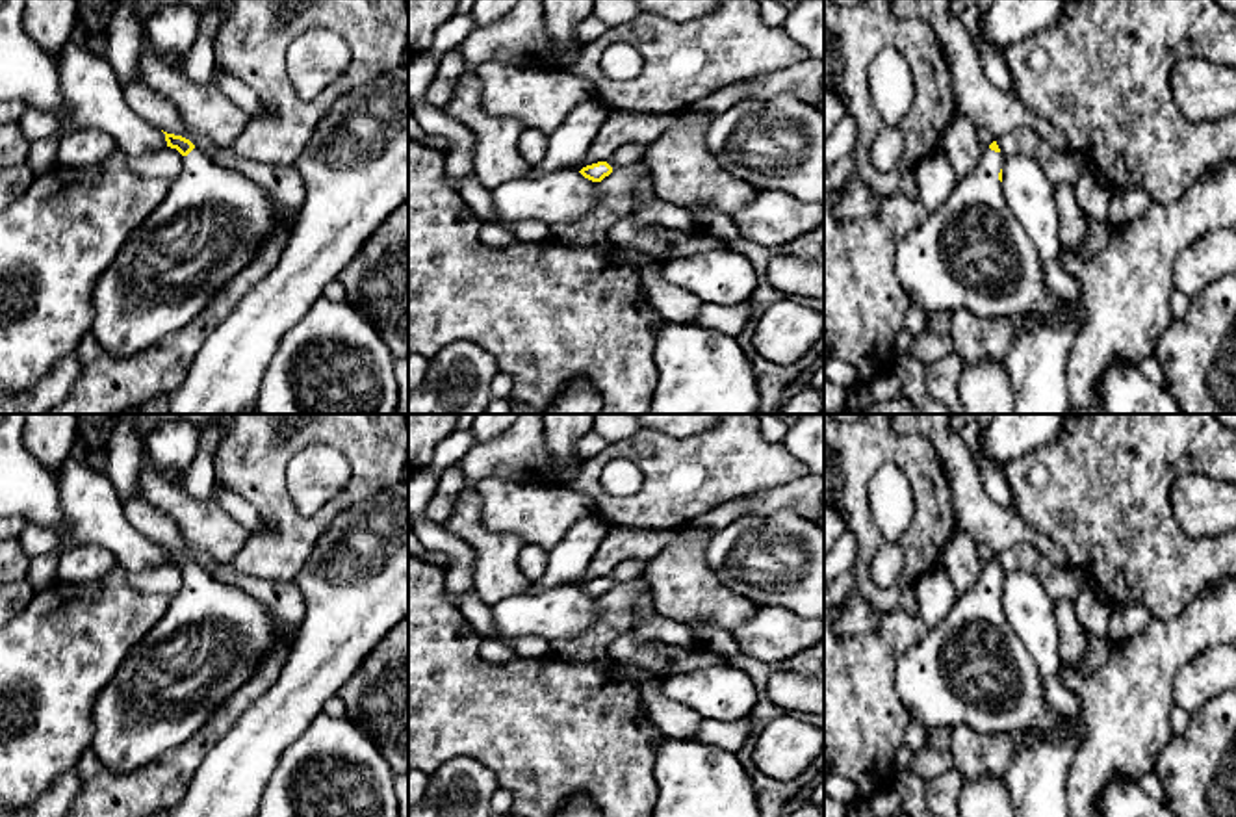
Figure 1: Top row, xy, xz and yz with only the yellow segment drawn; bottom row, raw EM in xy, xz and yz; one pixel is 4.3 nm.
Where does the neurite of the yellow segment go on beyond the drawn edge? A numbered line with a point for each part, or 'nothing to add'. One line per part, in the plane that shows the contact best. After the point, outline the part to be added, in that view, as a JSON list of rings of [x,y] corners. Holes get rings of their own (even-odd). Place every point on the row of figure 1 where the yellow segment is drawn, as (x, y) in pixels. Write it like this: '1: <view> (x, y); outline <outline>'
1: yz (971, 253); outline [[[985,149],[978,165],[958,176],[948,199],[909,232],[896,247],[895,275],[913,305],[926,312],[969,310],[984,319],[1021,321],[1030,314],[1043,314],[1060,306],[1060,299],[1049,290],[1036,245],[1008,206],[998,173],[1006,162],[1002,152]]]

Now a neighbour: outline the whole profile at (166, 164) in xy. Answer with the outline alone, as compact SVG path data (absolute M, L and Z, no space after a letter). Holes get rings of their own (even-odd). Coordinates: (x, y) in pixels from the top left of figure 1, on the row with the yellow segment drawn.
M171 147L147 156L126 154L126 163L135 175L143 178L165 178L174 182L182 175L182 154Z

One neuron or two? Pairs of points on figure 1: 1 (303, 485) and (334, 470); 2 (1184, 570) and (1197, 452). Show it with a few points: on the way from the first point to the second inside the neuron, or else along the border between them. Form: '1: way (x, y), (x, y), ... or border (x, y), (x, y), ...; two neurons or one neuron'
1: way (310, 483), (327, 470); one neuron
2: way (1158, 539), (1158, 481), (1166, 474); one neuron

